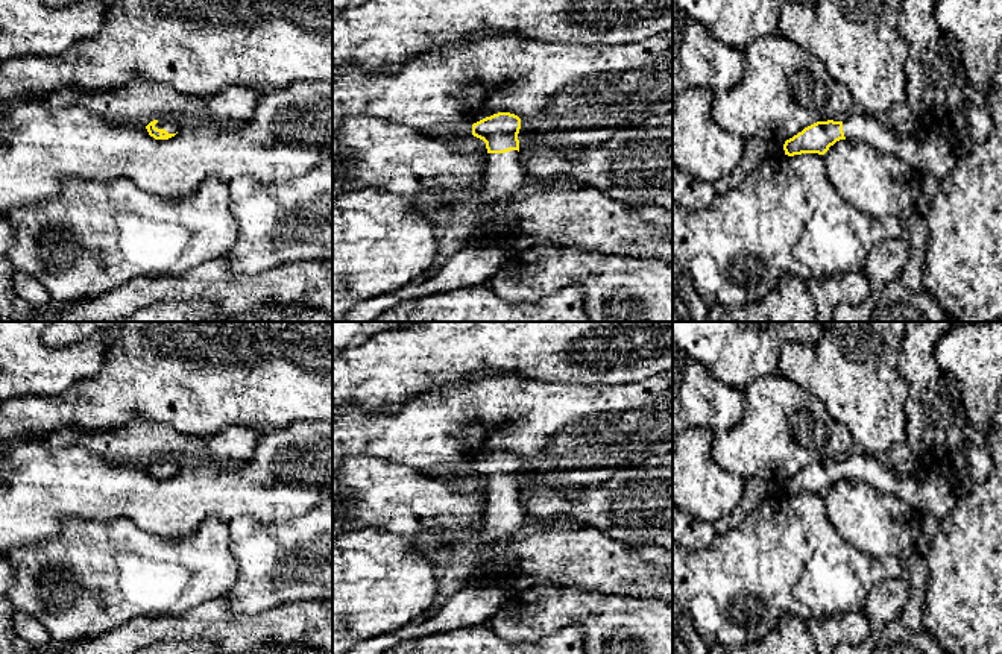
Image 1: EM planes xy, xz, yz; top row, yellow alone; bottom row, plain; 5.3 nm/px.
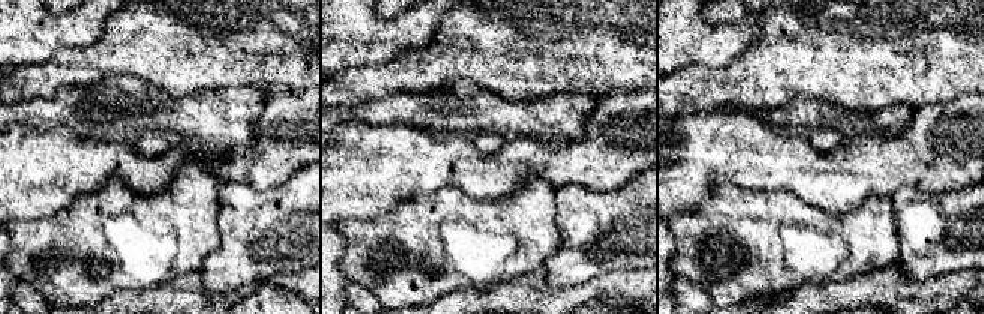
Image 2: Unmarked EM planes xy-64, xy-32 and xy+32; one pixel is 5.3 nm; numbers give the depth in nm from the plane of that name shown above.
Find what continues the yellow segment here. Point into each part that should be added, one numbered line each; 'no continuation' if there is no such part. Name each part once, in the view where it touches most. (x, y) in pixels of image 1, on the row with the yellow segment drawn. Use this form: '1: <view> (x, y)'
1: xy (172, 128)

